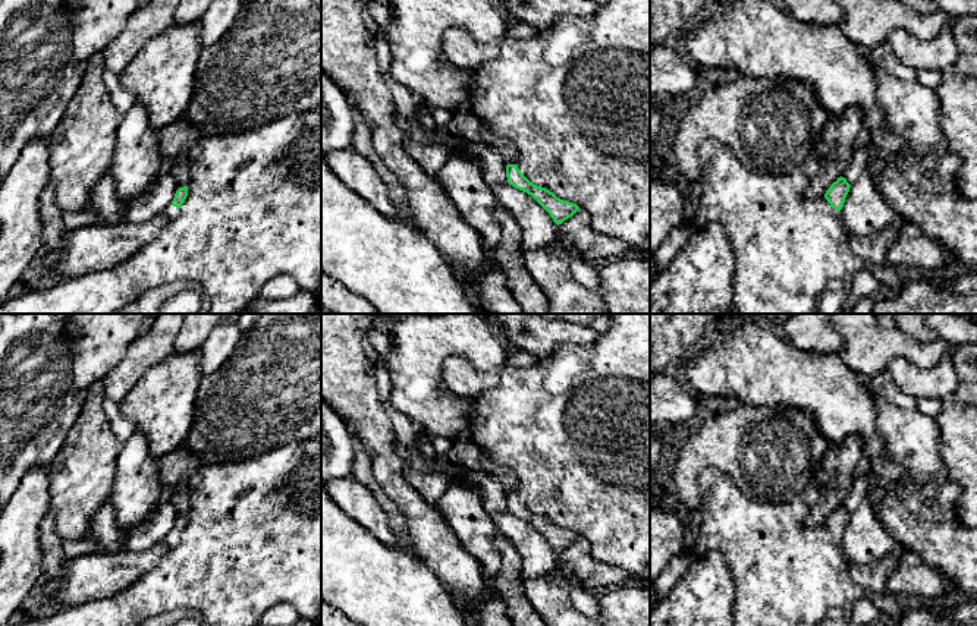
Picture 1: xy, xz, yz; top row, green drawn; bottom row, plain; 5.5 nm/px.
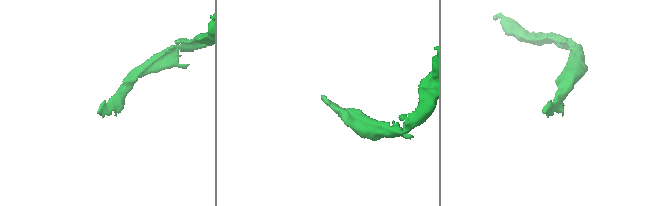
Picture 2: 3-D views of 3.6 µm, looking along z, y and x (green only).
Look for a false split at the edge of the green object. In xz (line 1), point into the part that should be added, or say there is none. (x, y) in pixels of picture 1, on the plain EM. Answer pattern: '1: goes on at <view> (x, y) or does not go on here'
1: does not go on here

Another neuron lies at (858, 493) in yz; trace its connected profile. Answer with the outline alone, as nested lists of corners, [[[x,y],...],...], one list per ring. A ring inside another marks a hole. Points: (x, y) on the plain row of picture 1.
[[[870,472],[854,479],[851,490],[842,501],[842,506],[845,506],[849,513],[852,513],[868,497],[868,488],[873,481],[874,478]]]

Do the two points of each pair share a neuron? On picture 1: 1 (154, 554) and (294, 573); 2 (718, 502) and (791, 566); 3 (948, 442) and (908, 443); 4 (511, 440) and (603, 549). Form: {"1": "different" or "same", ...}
{"1": "different", "2": "same", "3": "different", "4": "same"}

